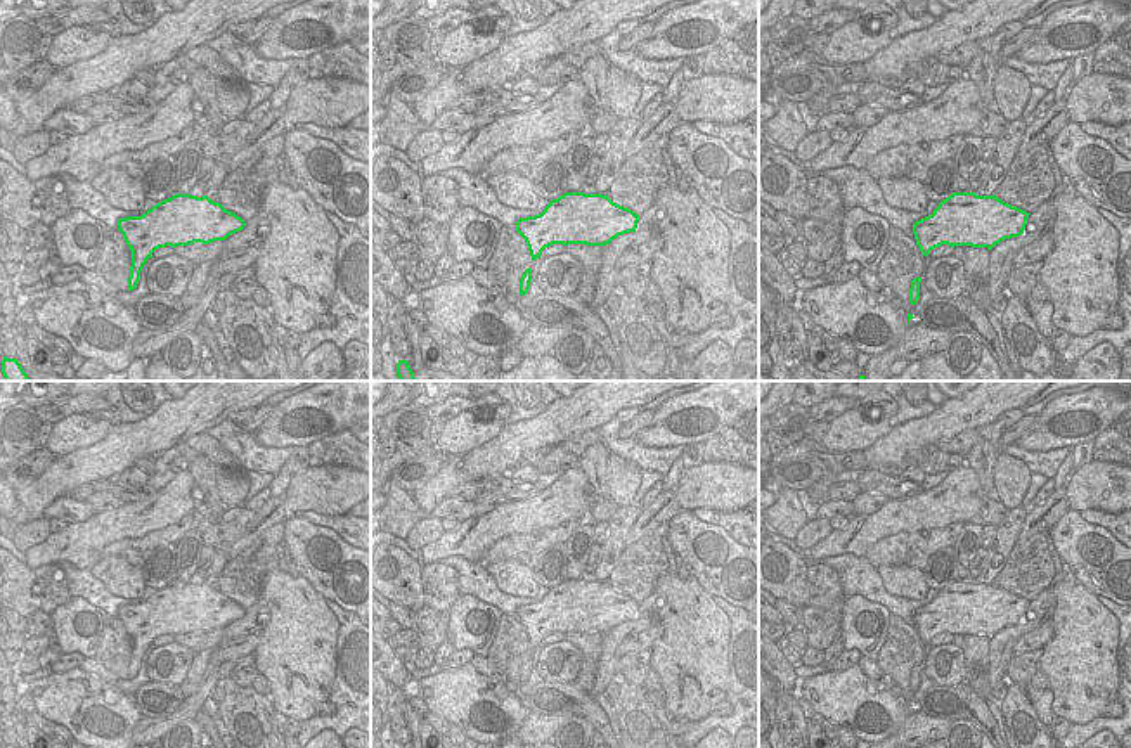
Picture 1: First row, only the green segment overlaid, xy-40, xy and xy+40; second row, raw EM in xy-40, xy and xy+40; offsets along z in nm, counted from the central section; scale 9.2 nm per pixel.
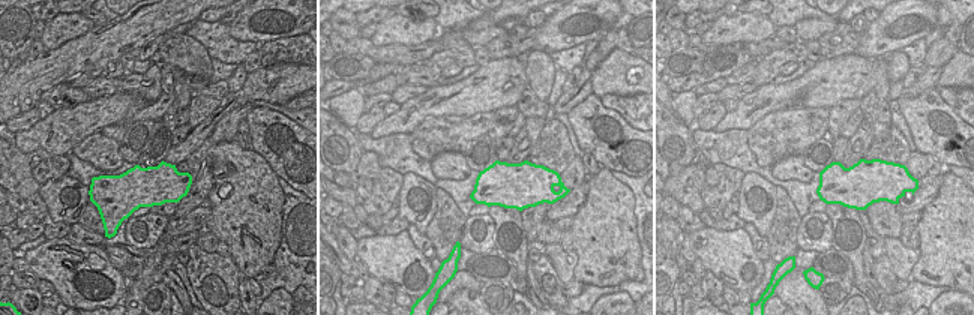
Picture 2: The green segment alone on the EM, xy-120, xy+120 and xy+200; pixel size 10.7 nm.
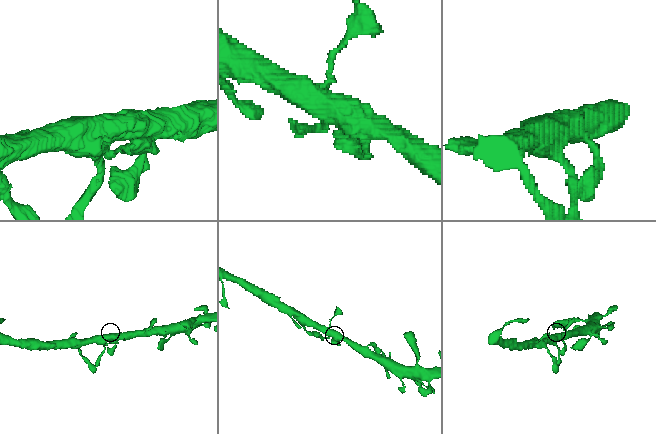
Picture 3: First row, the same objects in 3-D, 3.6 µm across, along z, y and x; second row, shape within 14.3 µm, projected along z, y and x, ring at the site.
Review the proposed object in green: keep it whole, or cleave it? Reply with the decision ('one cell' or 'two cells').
one cell

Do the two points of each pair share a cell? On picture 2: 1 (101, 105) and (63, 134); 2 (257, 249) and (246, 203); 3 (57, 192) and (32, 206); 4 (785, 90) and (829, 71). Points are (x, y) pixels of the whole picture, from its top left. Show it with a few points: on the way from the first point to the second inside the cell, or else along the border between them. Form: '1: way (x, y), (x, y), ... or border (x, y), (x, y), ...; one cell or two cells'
1: way (92, 114), (72, 125); one cell
2: way (261, 240), (251, 228), (251, 215); one cell
3: border (38, 191), (50, 221); two cells
4: way (796, 89), (818, 78); one cell

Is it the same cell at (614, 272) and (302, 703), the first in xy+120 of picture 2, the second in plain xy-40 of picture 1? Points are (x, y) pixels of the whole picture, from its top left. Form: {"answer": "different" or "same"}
{"answer": "same"}

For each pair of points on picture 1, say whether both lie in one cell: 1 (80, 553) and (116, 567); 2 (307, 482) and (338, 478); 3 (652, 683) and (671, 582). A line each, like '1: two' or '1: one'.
1: two
2: one
3: two

